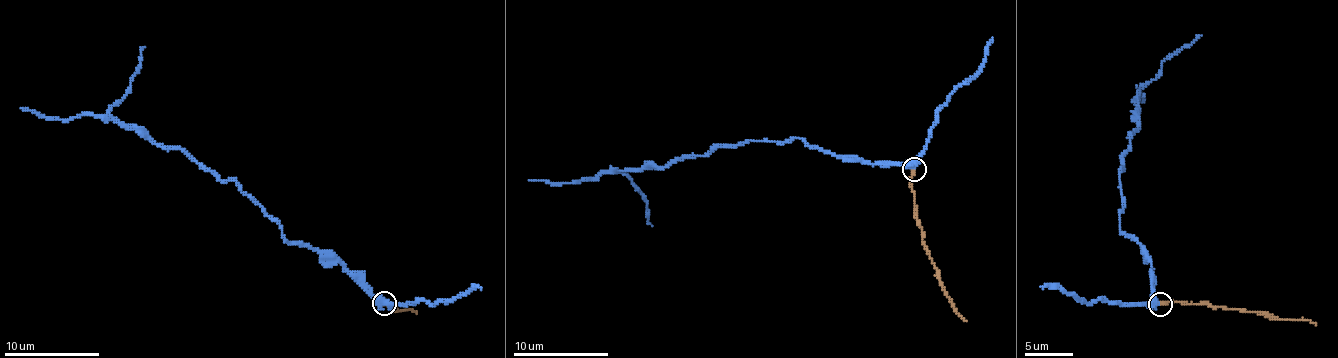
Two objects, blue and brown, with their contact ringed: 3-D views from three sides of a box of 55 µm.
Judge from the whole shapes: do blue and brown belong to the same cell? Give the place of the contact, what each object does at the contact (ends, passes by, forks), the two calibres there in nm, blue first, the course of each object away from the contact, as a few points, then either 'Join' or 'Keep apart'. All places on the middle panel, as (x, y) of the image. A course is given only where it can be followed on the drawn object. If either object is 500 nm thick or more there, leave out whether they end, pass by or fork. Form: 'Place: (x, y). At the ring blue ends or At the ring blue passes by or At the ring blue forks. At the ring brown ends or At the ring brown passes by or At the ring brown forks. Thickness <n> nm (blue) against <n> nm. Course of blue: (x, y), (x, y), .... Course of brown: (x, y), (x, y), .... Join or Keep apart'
Place: (914, 169). At the ring blue passes by. At the ring brown ends. Thickness 480 nm (blue) against 260 nm. Course of blue: (914, 168), (850, 161), (798, 138), (748, 140), (675, 157), (660, 167), (617, 170), (643, 196), (652, 226). Course of brown: (914, 170), (912, 191), (922, 244), (945, 294), (966, 321). Keep apart

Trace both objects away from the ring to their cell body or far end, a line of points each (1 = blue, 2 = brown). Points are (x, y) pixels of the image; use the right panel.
1: (1158, 304), (1150, 261), (1120, 229), (1119, 172), (1137, 126), (1137, 95), (1169, 56), (1201, 35)
2: (1161, 304), (1182, 302), (1287, 319), (1310, 320), (1316, 325)

